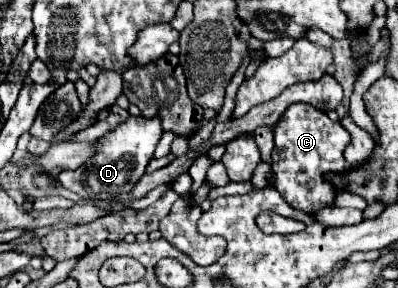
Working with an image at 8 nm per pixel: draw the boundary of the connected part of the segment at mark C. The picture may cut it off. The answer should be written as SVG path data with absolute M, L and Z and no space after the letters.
M291 104L281 116L279 124L273 126L275 148L273 148L273 174L271 184L281 192L285 202L297 210L311 212L325 206L333 206L337 194L335 186L323 180L325 172L343 172L347 168L343 150L349 144L349 134L339 122L331 122L327 114L311 108L311 104Z

